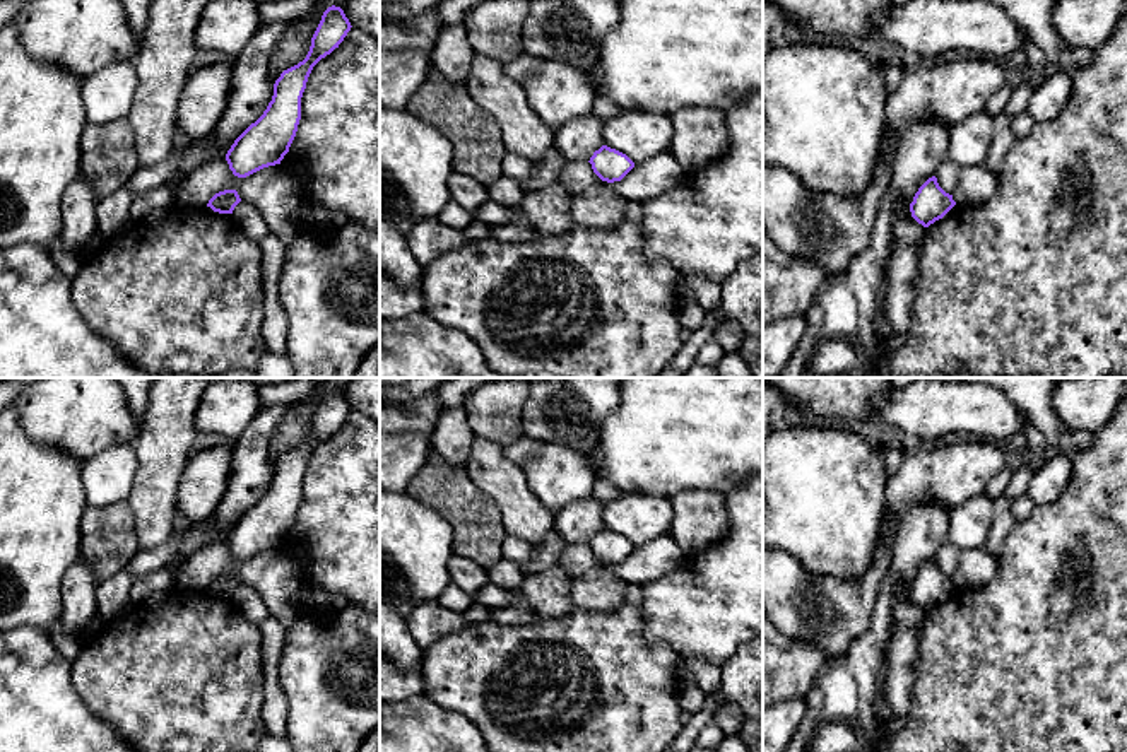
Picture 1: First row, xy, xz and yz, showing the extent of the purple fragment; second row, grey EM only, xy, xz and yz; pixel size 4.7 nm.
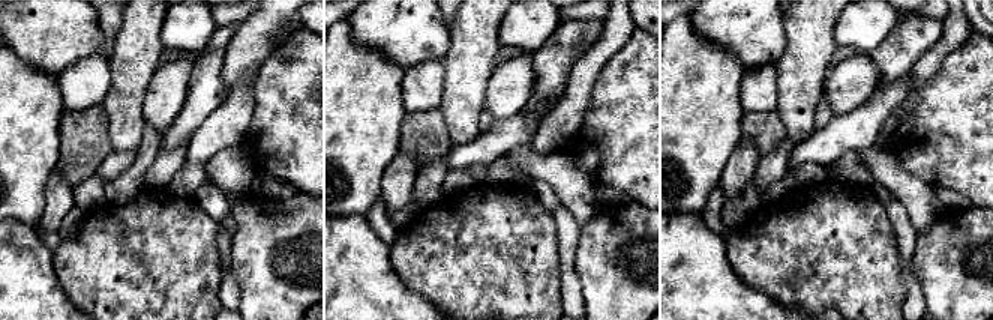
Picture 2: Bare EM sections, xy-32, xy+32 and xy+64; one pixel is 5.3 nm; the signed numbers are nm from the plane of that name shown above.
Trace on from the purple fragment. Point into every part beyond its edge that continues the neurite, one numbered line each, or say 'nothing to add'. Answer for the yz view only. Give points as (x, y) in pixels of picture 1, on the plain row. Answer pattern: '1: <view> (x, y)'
nothing to add

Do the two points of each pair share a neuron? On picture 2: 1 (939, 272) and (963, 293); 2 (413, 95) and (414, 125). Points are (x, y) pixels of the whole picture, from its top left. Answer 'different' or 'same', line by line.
1: same
2: different

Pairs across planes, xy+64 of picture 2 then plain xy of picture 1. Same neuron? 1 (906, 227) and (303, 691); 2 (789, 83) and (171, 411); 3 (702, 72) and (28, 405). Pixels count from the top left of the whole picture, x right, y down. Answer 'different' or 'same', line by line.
1: different
2: same
3: different

